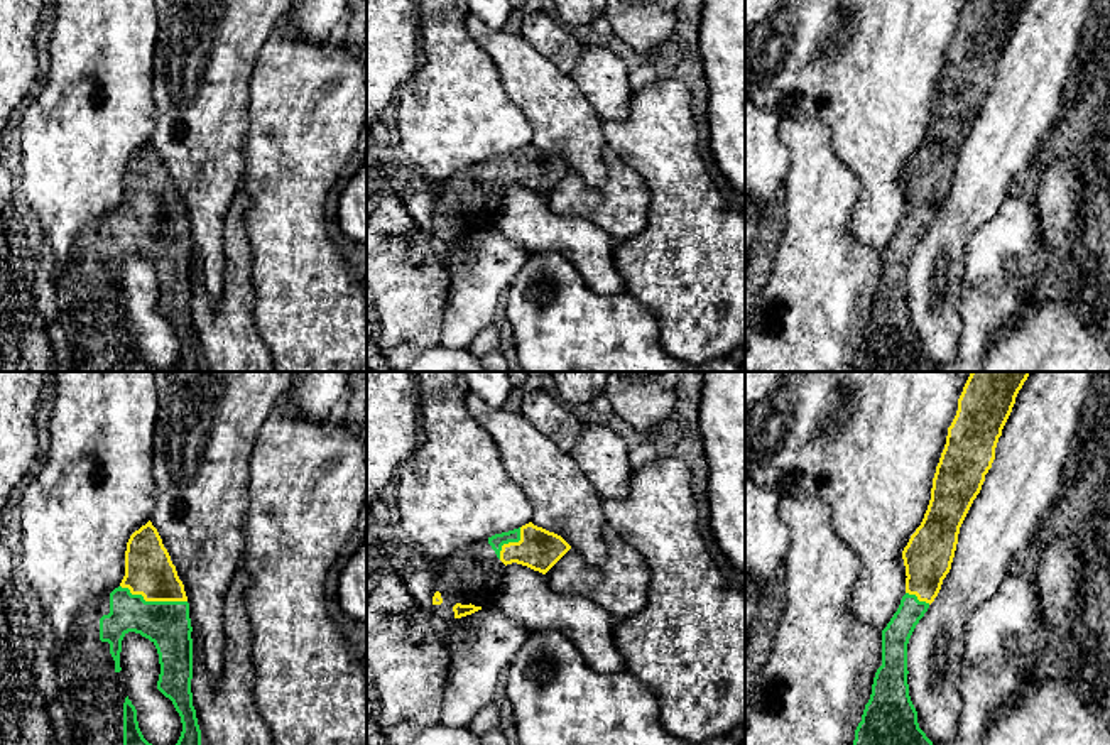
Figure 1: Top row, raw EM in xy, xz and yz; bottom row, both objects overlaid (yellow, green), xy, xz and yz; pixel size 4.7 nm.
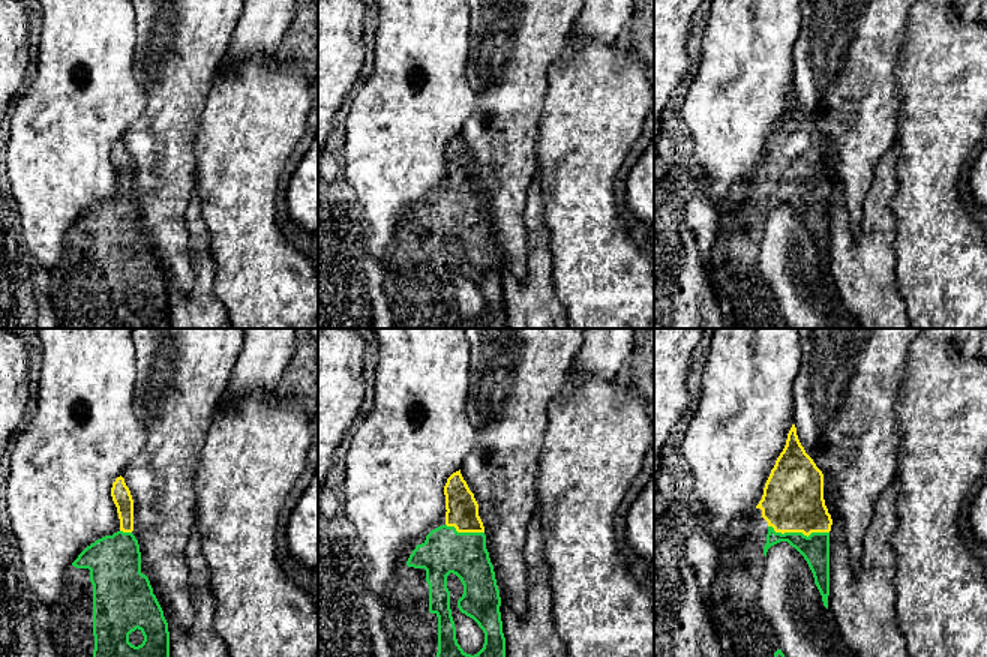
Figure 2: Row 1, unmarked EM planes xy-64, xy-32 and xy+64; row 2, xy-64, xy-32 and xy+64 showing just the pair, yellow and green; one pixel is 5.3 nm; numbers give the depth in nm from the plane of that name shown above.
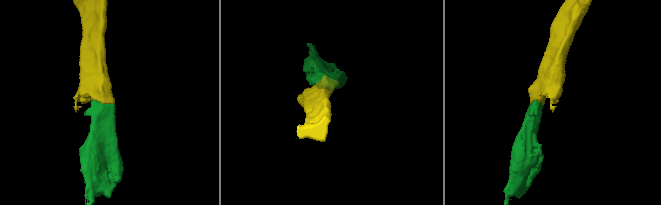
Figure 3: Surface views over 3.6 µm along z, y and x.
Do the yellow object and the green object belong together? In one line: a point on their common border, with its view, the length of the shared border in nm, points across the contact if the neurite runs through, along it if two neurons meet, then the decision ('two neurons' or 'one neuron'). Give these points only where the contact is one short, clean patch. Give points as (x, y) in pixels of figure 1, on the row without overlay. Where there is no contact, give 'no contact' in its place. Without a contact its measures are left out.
xy (154, 222) | 340 nm | across xy (149, 193), (154, 222), (166, 245) | one neuron

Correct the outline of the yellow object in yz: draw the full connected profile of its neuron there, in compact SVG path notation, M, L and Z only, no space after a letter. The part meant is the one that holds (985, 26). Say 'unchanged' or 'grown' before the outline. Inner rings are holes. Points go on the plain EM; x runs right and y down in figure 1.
grown; M968 0L963 8L956 37L948 49L946 66L936 88L928 132L902 172L907 198L906 216L882 252L882 287L875 294L872 316L855 351L852 372L934 372L933 363L919 350L917 333L909 318L907 265L951 191L960 149L992 90L998 59L1026 2Z

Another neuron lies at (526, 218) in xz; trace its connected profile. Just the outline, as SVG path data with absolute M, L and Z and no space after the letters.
M512 184L495 220L497 230L532 253L558 253L598 296L625 292L613 264L617 242L600 226L576 216L556 215L546 196Z

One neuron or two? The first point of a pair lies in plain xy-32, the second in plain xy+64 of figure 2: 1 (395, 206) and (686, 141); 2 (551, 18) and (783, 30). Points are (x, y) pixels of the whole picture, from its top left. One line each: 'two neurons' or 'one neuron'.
1: two neurons
2: two neurons

